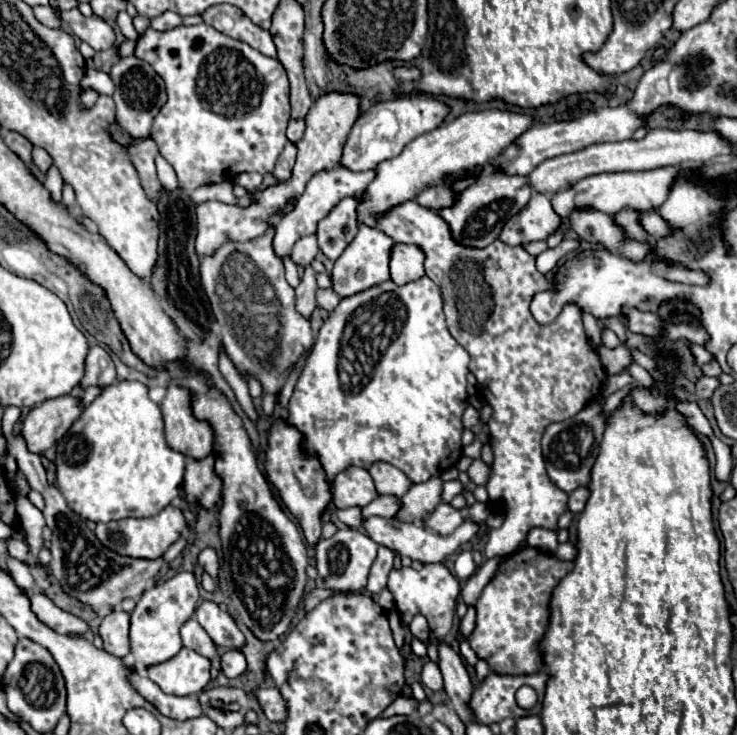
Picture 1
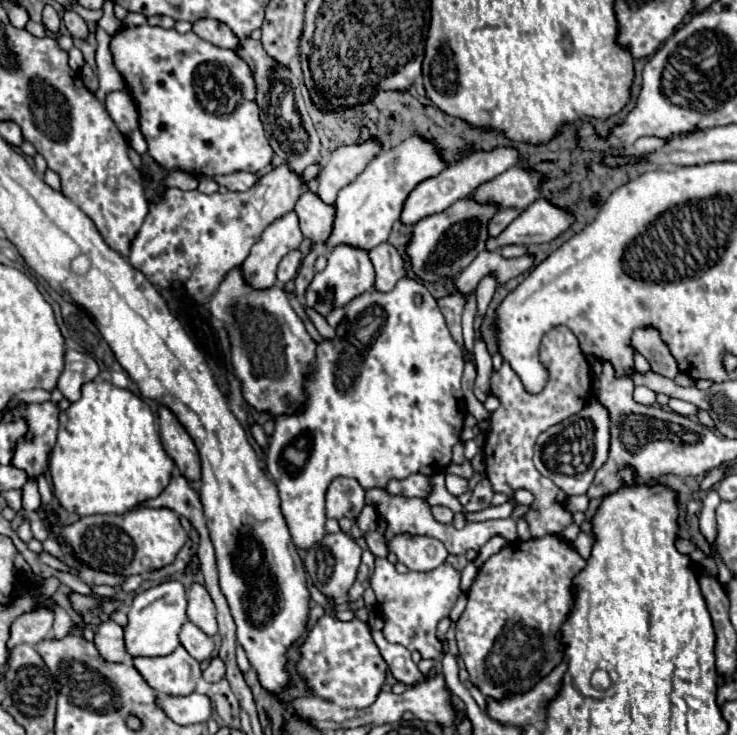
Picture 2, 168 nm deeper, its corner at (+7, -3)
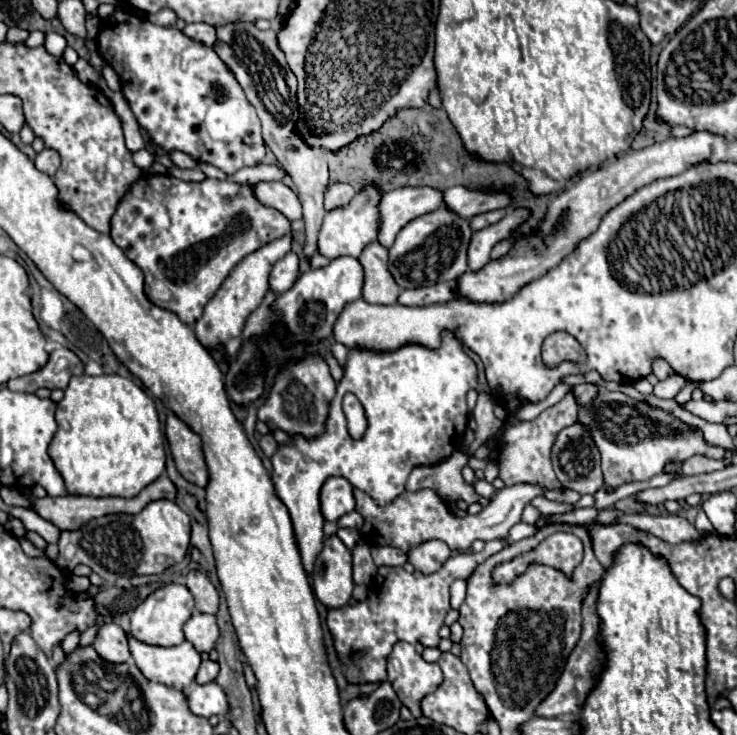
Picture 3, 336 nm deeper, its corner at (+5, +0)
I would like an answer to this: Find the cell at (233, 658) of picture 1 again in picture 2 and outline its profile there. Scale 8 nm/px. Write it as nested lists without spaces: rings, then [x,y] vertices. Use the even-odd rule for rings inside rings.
[[[218,656],[212,658],[210,660],[210,666],[204,670],[204,678],[208,682],[218,682],[218,680],[224,678],[224,674],[226,674],[226,666],[224,666],[224,662]]]

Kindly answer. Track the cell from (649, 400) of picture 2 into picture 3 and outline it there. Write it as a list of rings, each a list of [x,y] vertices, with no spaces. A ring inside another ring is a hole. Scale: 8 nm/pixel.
[[[672,375],[672,377],[668,377],[666,381],[658,381],[658,383],[654,385],[654,395],[660,397],[660,399],[674,399],[674,397],[678,395],[678,391],[680,391],[686,383],[688,383],[688,381],[686,381],[684,377]]]

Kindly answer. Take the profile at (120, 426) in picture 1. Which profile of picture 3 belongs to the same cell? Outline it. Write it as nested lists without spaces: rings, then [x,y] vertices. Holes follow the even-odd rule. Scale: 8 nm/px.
[[[100,375],[72,377],[64,391],[64,399],[56,403],[58,431],[48,447],[48,455],[54,467],[64,479],[68,495],[86,497],[136,497],[146,485],[160,477],[166,469],[164,437],[160,431],[160,421],[154,401],[138,387],[132,379],[120,375]]]

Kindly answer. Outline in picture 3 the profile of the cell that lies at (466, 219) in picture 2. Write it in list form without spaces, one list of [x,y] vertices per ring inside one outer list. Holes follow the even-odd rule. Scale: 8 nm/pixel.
[[[446,207],[416,217],[396,235],[394,245],[388,249],[388,271],[400,289],[418,289],[440,281],[452,281],[468,269],[466,251],[470,237],[472,229],[468,219],[458,217]]]

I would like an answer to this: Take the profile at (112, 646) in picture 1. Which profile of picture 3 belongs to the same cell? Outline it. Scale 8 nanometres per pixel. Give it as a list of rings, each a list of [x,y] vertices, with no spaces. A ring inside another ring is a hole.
[[[104,623],[98,631],[96,641],[94,641],[92,647],[96,649],[96,653],[100,657],[104,657],[104,661],[126,663],[130,659],[126,633],[116,623]]]

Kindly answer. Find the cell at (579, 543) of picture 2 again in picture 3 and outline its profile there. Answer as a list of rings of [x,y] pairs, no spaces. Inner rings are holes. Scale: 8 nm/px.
[[[624,515],[624,517],[616,519],[616,523],[628,523],[636,529],[648,531],[668,543],[700,539],[700,533],[696,531],[696,527],[680,515]]]

